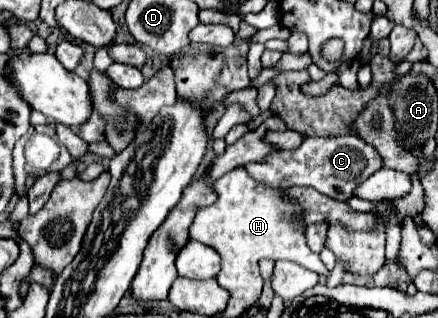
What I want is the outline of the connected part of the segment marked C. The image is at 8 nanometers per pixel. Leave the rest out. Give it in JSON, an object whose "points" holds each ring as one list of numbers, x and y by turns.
{"points":[[357,135,305,137,301,147,291,151,277,151,267,157,265,163,249,163,245,165,245,169,255,181,263,181,273,189,307,185,317,187,317,191,337,201,349,201,351,197,355,197,355,189,381,169,381,157,377,149,373,149,373,145,361,141,361,137]]}

